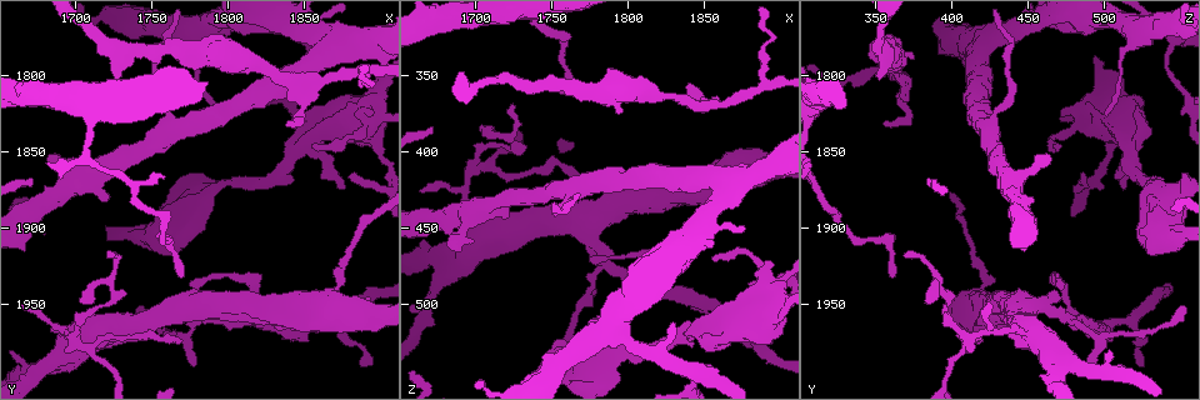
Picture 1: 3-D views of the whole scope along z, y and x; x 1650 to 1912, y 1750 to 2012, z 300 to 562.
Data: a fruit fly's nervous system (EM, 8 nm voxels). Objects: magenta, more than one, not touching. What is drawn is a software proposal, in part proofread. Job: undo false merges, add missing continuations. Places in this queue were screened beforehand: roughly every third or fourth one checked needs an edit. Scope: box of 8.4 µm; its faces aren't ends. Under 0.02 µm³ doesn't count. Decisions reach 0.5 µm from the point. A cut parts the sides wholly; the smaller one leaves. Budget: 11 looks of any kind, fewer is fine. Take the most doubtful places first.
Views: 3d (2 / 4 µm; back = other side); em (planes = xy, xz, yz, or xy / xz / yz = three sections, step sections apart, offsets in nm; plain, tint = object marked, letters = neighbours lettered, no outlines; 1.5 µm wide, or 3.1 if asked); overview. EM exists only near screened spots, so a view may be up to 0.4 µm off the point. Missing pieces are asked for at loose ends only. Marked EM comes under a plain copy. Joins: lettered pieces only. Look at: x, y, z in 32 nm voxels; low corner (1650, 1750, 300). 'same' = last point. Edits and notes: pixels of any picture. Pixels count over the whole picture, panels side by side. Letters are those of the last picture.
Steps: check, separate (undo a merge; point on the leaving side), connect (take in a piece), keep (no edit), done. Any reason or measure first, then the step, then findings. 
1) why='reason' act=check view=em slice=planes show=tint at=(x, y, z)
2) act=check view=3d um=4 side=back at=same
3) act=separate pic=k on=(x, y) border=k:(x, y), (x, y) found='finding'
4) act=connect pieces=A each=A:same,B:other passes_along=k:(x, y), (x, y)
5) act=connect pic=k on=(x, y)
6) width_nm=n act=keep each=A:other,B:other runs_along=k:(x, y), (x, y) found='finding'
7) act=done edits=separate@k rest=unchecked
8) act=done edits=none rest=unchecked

why='an open end' act=check view=em slice=planes show=tint at=(1726, 1802, 350)

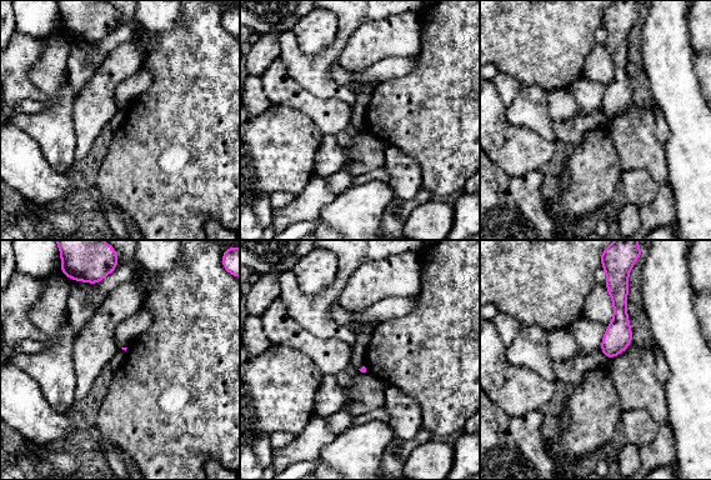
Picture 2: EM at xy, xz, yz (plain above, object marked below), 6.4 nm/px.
why='see the neighbours' act=check view=em slice=planes show=letters at=same

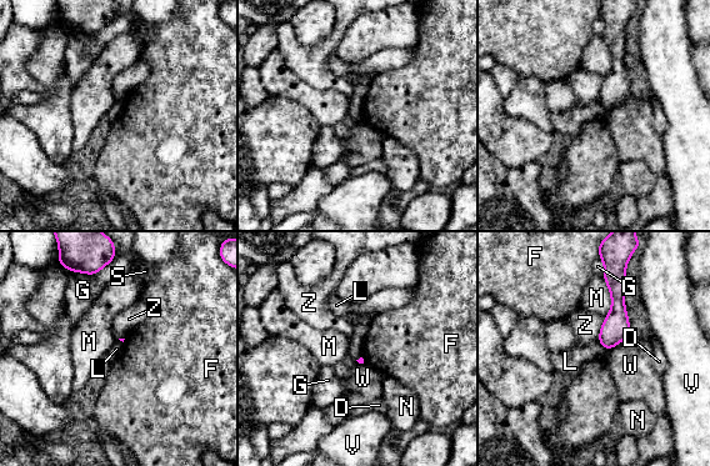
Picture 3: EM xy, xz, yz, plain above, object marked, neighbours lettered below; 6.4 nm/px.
longest_contact=M:280nm act=keep each=D:other,F:other,G:other,L:other,M:other,N:other,S:other,V:other,W:other,Z:other border=3:(598, 340), (606, 351) found='none of them fits'

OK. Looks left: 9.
why='calibre changes' act=check view=em slice=yz step=8 show=tint at=(1868, 1944, 416)

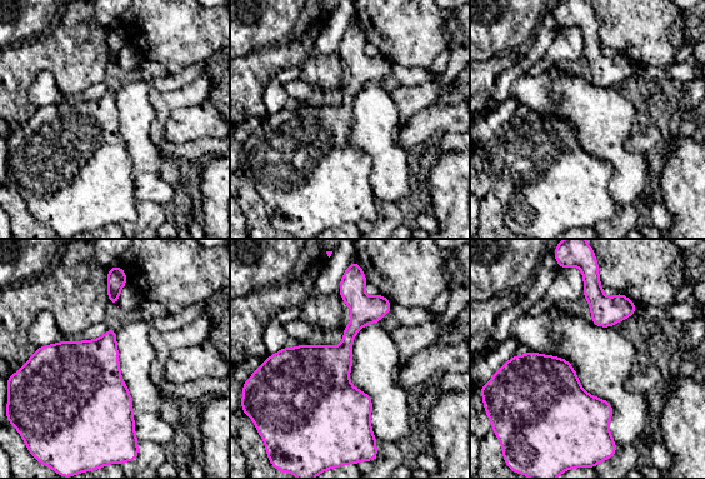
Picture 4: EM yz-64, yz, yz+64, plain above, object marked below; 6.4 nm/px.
act=check view=em slice=yz step=8 show=letters at=same

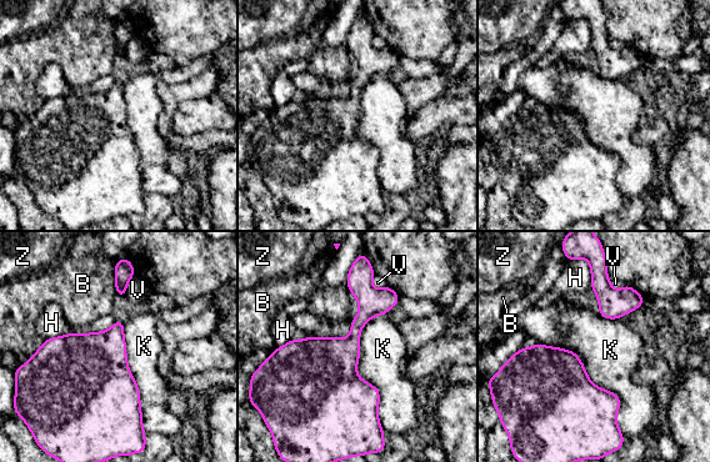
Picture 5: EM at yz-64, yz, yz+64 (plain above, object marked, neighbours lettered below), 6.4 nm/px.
act=keep each=B:other,H:other,K:other,V:other,Z:other found='one neuron here'

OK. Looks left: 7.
why='branch stops here' act=check view=em slice=planes show=letters at=(1898, 1798, 512)

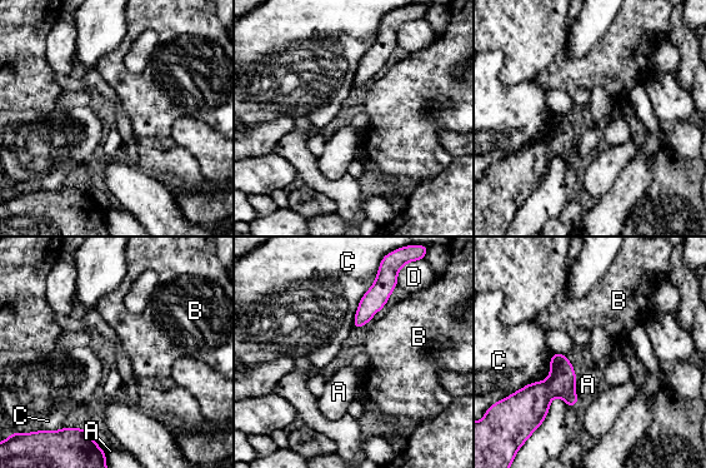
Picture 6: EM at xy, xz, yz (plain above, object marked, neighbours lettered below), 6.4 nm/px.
longest_contact=C:460nm act=keep each=A:other,B:other,C:other,D:other found='no lettered piece goes on from it'

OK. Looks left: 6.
why='tapers out' act=check view=3d um=2 side=back at=(1886, 1990, 526)

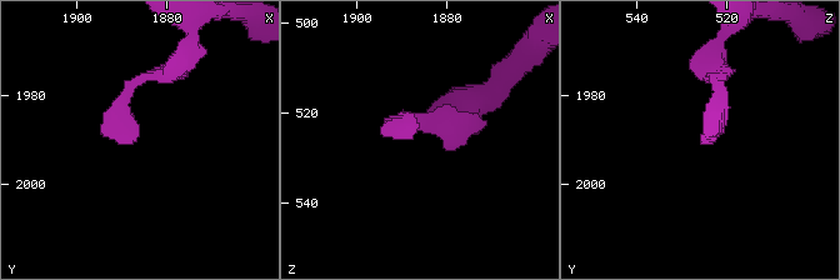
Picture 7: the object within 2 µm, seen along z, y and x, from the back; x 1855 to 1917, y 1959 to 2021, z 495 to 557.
why='now the EM' act=check view=em slice=planes show=tint at=(1888, 1990, 525)

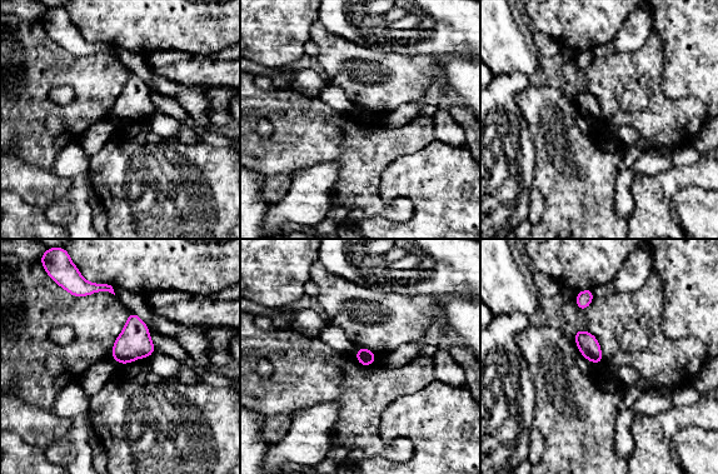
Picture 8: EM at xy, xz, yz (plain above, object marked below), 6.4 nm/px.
why='what lies round it' act=check view=em slice=planes show=letters at=same

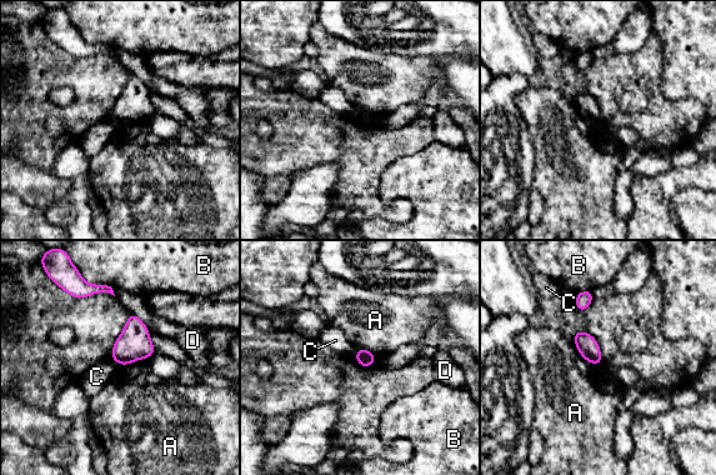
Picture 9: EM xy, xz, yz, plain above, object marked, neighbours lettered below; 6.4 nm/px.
longest_contact=A:220nm act=keep each=A:other,B:other,C:other,D:other border=9:(572, 339), (577, 351), (592, 364) found='none of them fits'

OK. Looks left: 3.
act=done edits=none rest=unchecked

